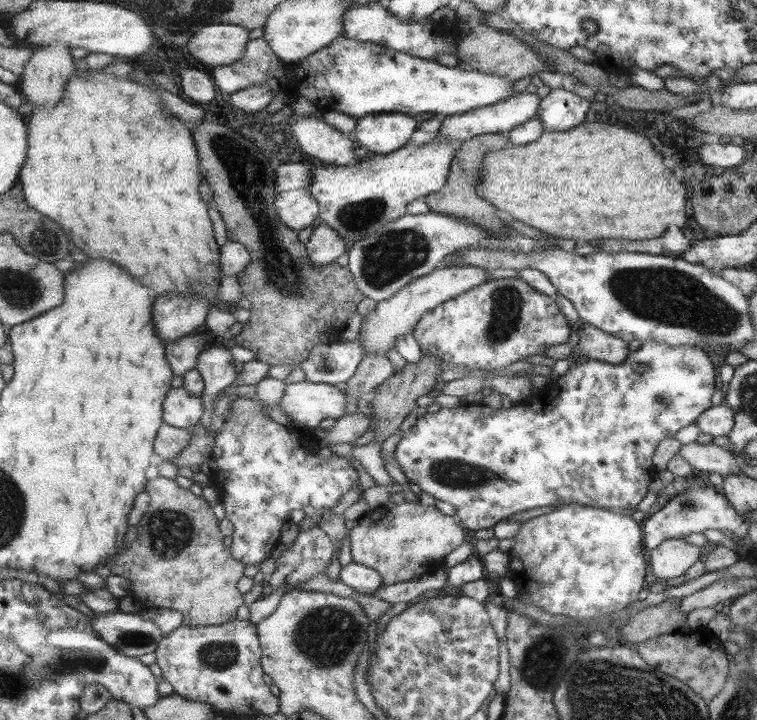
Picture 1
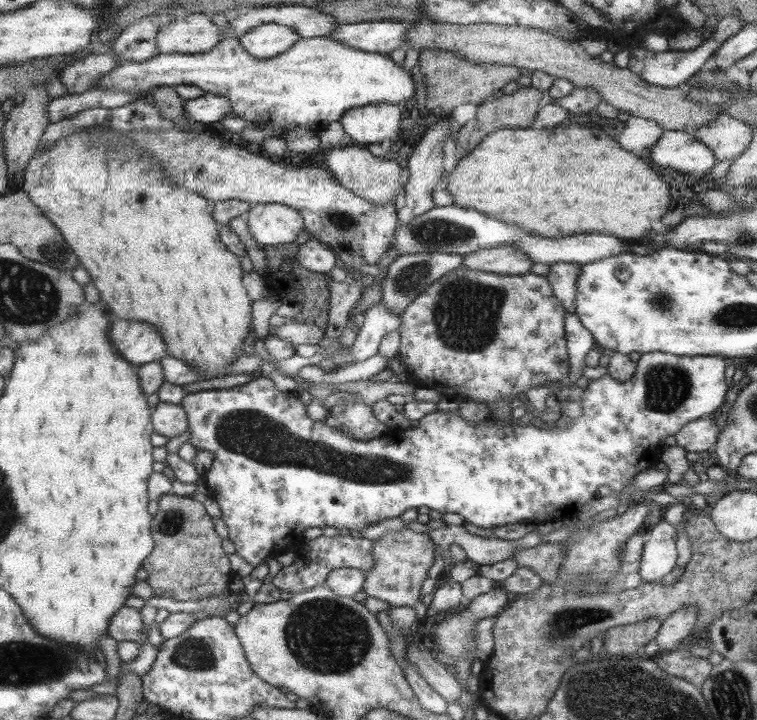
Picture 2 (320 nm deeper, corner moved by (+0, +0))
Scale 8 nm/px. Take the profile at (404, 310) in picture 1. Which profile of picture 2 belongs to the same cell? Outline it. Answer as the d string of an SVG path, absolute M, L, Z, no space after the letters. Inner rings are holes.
M499 245L467 253L461 267L504 275L525 275L531 272L532 263L523 251L511 245Z

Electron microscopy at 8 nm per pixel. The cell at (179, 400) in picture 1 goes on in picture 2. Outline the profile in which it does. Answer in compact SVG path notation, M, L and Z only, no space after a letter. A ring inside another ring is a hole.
M159 402L153 408L153 425L155 432L167 438L175 438L185 434L190 428L186 409L182 404L167 404Z

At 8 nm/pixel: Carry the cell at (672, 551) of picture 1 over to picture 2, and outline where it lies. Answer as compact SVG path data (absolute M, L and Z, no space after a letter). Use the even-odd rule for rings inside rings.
M656 523L643 539L638 573L643 583L659 583L675 565L675 528Z

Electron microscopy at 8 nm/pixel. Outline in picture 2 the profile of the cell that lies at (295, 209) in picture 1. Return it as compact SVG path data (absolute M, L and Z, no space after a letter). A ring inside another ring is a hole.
M258 204L247 212L254 240L260 245L291 247L305 229L304 218L286 204Z

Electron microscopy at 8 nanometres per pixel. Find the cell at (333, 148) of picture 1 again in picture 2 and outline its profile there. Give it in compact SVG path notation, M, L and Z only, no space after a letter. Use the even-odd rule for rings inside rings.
M359 145L337 146L330 148L327 152L325 151L329 169L334 173L339 183L373 204L389 204L395 202L399 194L405 195L406 184L401 182L401 176L403 176L401 164L389 159L381 161L373 156L369 150L363 150L366 147L359 146L357 148L357 146Z

